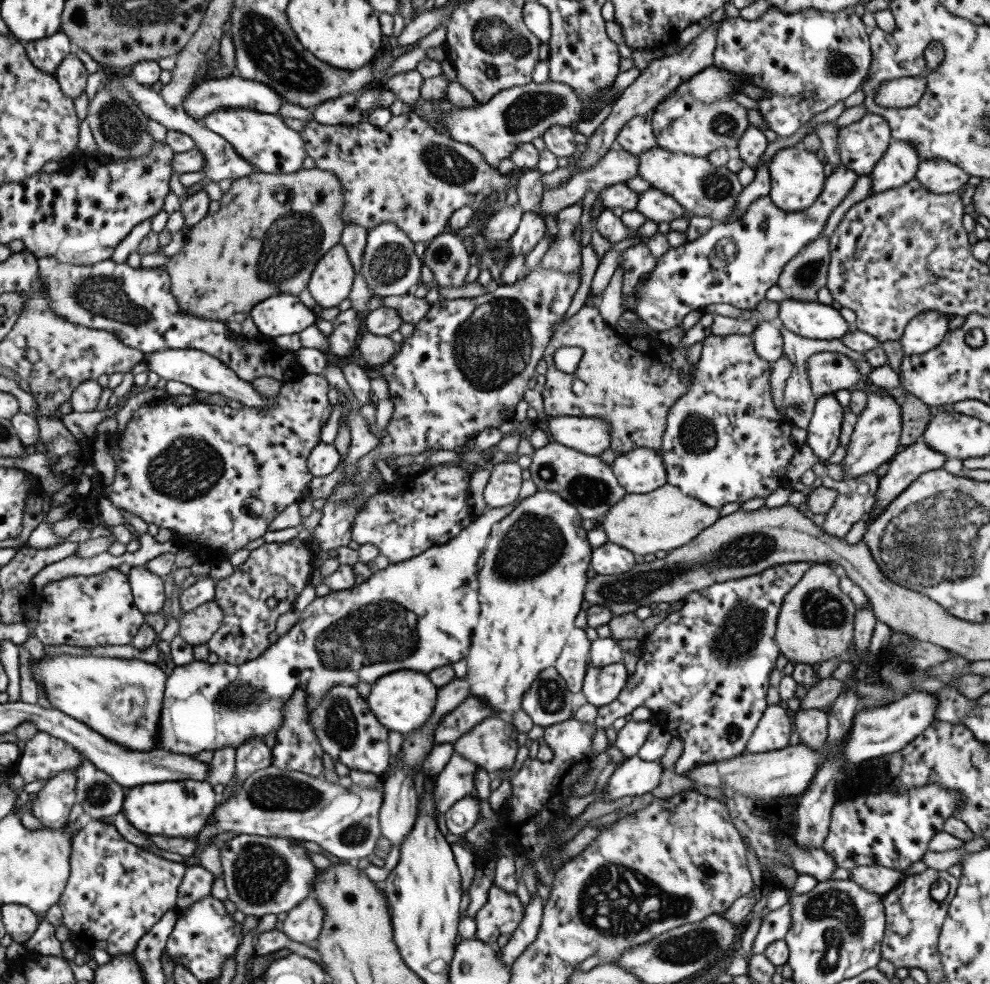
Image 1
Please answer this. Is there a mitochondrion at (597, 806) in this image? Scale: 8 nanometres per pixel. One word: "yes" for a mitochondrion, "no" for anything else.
no

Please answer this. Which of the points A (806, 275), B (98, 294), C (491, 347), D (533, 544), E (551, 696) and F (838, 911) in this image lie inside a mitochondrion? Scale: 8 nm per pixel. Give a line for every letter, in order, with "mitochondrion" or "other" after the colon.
A: mitochondrion
B: mitochondrion
C: mitochondrion
D: mitochondrion
E: mitochondrion
F: mitochondrion

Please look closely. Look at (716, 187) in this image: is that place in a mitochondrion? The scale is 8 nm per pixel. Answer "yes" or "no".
yes

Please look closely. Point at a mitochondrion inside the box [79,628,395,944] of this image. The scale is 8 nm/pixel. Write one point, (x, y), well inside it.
(260, 871)

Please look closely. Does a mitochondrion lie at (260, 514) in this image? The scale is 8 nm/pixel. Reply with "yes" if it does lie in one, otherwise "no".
no

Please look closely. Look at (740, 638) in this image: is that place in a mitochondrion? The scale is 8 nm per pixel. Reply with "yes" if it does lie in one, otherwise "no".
yes

